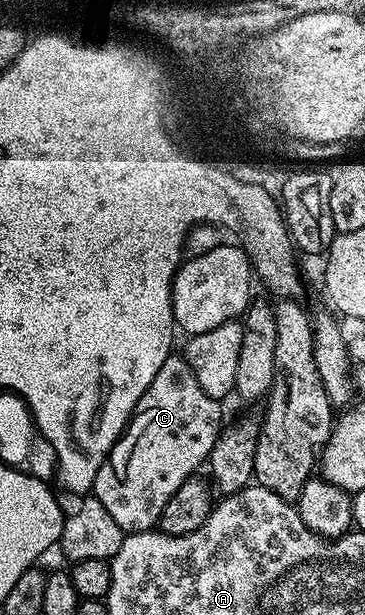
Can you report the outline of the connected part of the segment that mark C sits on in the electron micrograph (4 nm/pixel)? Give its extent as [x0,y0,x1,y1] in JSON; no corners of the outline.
[93,355,224,534]

